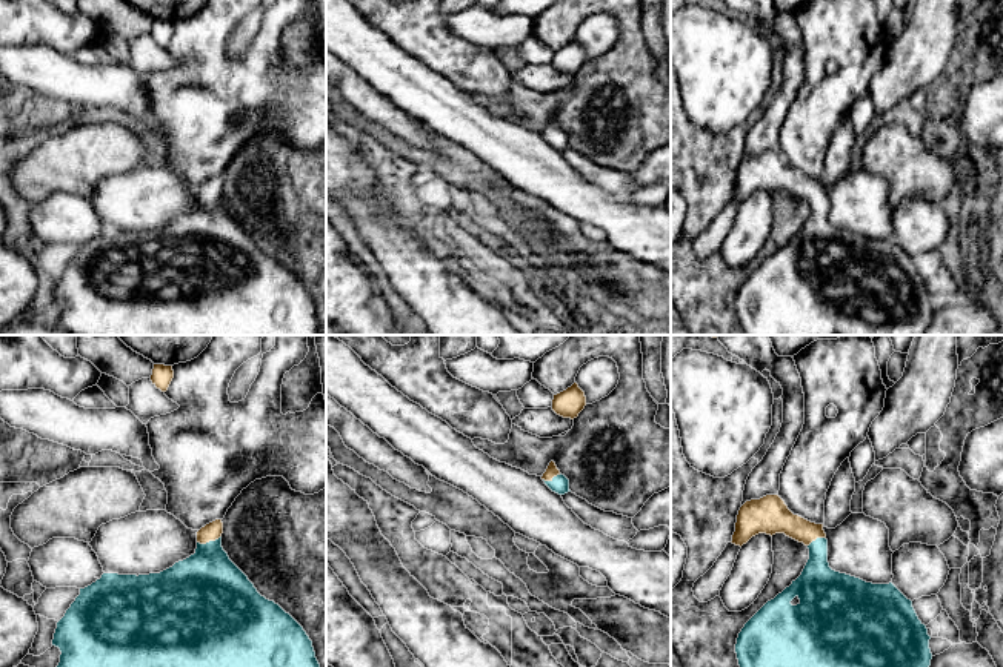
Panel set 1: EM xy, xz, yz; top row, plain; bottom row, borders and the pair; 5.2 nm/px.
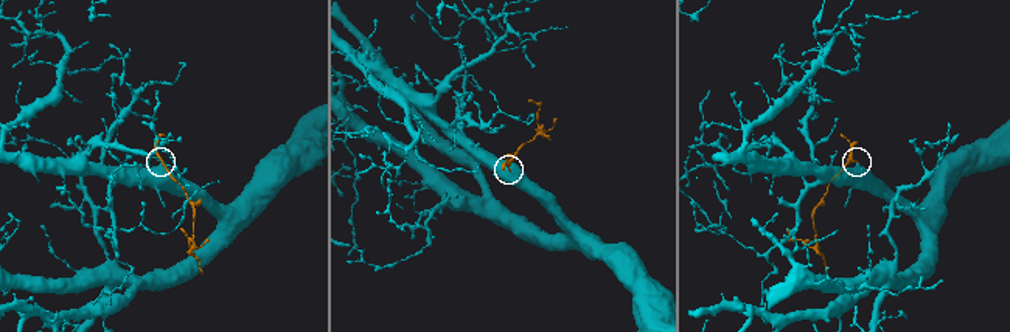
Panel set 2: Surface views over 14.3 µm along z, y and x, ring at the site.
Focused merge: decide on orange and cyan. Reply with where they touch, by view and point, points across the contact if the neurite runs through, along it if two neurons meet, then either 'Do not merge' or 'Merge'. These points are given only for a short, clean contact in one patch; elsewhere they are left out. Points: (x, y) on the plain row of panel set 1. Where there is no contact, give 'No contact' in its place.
Touches orange at xy (208, 197). Path across: xy (213, 186), (208, 197), (206, 245). Merge

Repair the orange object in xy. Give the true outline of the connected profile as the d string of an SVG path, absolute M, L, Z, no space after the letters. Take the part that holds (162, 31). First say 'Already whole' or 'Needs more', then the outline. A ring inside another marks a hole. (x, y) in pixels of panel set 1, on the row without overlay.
Already whole. M154 20L151 37L157 45L166 48L172 34L174 34L172 22Z

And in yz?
Needs more. M778 151L746 157L731 198L741 203L758 189L785 189L803 198L809 215L801 231L738 289L735 309L745 335L925 335L931 292L912 257L892 238L872 240L832 226L823 180L794 171Z

